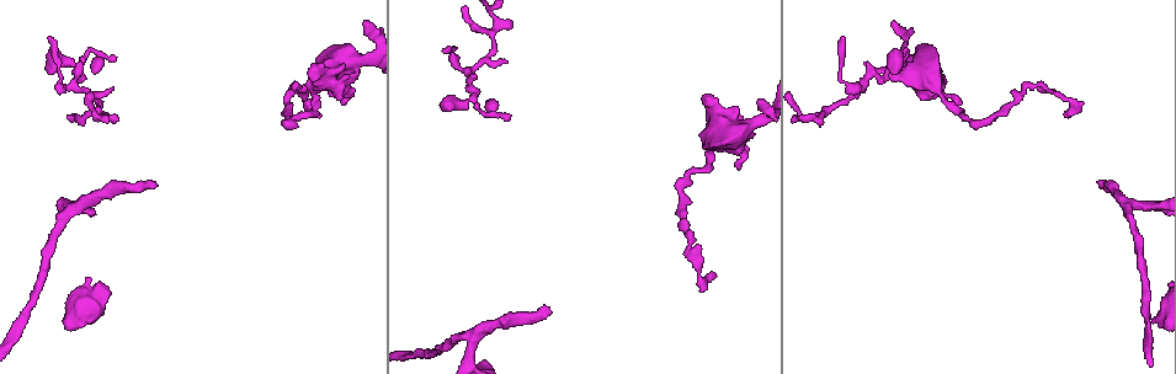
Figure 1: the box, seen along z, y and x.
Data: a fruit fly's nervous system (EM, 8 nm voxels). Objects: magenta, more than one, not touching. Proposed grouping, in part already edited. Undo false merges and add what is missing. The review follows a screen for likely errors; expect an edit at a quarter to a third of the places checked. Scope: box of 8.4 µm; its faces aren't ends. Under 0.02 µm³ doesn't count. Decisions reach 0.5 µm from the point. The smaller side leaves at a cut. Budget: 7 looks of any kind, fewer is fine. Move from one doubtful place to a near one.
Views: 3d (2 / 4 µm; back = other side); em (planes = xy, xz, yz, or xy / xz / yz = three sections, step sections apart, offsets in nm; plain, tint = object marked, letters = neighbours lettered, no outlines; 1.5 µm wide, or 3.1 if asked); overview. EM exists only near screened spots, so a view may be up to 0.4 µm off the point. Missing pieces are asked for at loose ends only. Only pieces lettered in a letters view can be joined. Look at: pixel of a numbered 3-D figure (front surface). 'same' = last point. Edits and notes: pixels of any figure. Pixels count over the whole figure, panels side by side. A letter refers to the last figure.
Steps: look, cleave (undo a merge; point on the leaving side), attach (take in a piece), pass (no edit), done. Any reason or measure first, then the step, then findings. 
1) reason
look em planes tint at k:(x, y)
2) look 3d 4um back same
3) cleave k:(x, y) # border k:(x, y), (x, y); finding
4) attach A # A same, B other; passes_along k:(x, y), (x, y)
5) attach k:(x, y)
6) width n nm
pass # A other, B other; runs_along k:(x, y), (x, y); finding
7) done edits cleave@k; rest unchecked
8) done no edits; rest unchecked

free end
look em xz step 8 tint at 1:(508, 116)

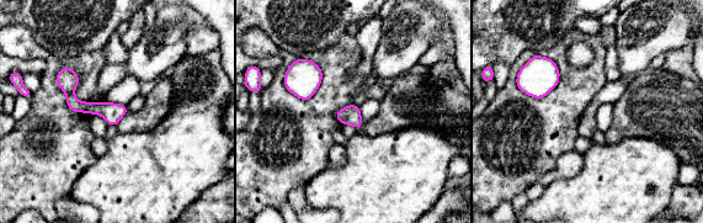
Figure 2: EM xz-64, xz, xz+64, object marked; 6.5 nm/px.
look em planes letters same

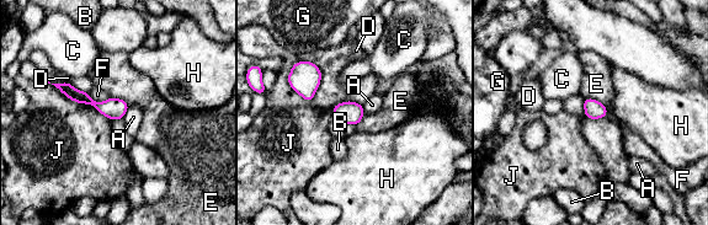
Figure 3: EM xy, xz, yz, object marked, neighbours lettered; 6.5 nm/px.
width 120 nm
pass # A other, B other, C other, D other, E other, F other, G other, H other, J other; runs_along 3:(60, 86), (97, 106), (124, 106); none of them fits

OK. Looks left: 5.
branch stops here
look 3d 4um at 1:(1069, 116)

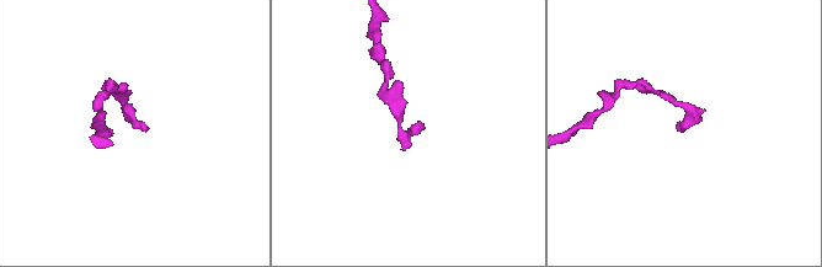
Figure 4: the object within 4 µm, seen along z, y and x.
need the tissue
look em planes plain at 4:(681, 131)

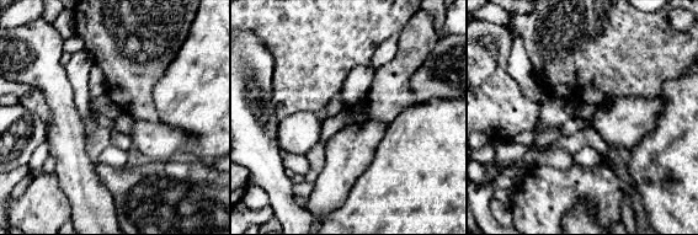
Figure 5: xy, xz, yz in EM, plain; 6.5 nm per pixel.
look em planes letters same

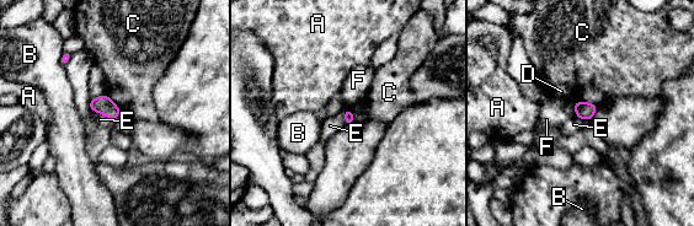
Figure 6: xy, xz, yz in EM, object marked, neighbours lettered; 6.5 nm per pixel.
pass # A other, B other, C other, D other, E other, F other; border 6:(351, 108), (343, 113), (345, 124); no lettered piece goes on from it

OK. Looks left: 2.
free end
look 3d 4um at 1:(706, 96)

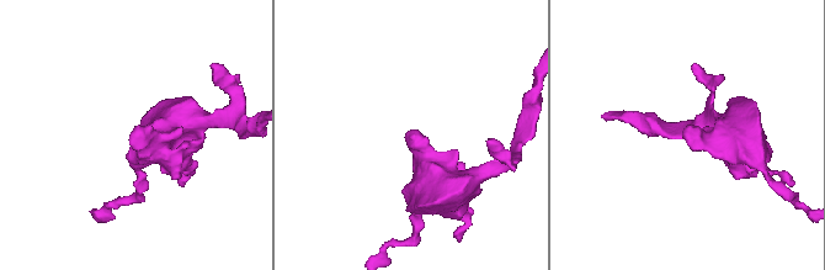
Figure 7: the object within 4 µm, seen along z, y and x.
look em planes letters at 7:(131, 134)

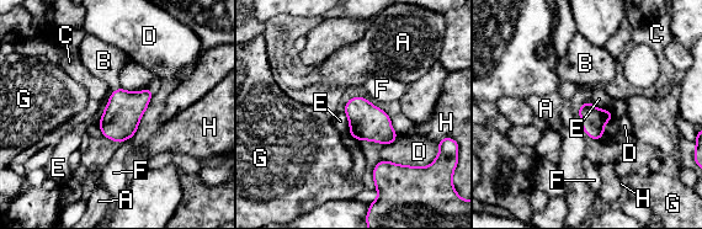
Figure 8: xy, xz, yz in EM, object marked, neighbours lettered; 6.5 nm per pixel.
longest_contact E 240 nm
attach B # A other, B same, C other, D other, E other, F other, G other, H other; the neuron continues

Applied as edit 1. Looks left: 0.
done edits attach@8; rest unchecked

